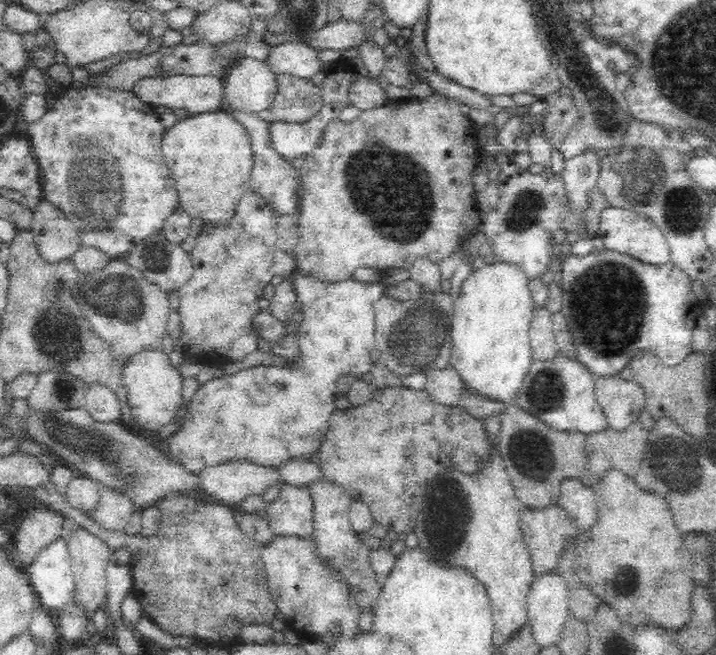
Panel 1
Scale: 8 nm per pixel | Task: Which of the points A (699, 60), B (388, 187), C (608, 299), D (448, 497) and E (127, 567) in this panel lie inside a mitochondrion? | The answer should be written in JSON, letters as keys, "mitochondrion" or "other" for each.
{"A":"mitochondrion","B":"mitochondrion","C":"mitochondrion","D":"mitochondrion","E":"other"}

